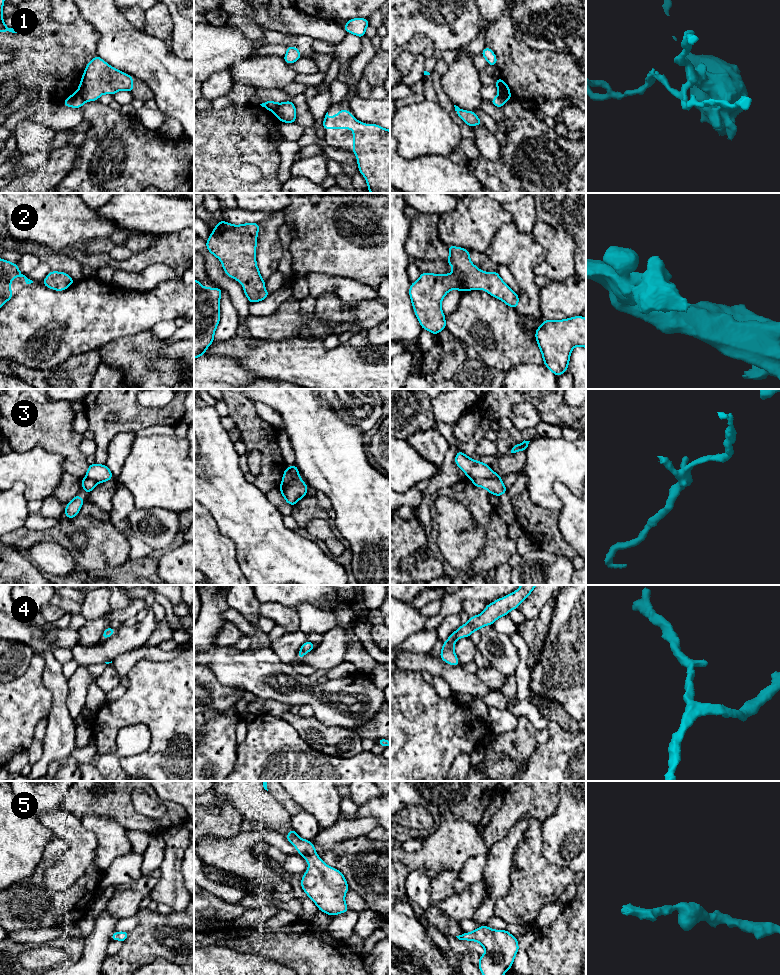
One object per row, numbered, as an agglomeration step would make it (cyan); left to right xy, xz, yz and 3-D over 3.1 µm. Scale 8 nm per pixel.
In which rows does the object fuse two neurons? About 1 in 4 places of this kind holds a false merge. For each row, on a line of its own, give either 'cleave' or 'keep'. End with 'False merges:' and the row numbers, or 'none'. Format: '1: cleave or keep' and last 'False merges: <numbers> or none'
1: cleave
2: keep
3: cleave
4: keep
5: keep
False merges: 1, 3

